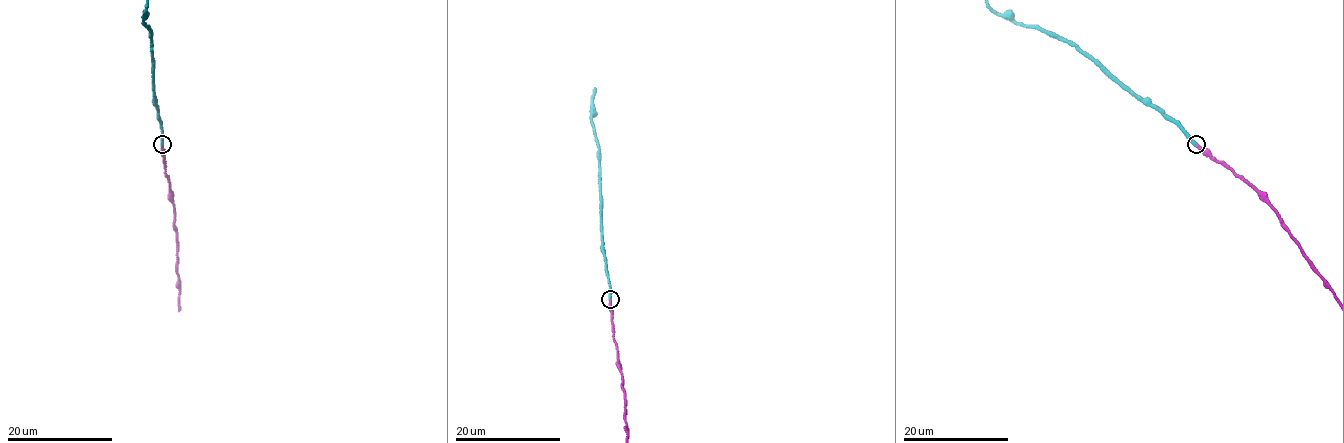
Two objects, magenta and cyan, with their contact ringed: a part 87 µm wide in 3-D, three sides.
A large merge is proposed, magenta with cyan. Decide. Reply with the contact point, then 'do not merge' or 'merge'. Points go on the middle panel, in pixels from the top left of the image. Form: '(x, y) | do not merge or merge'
(610, 299) | merge

